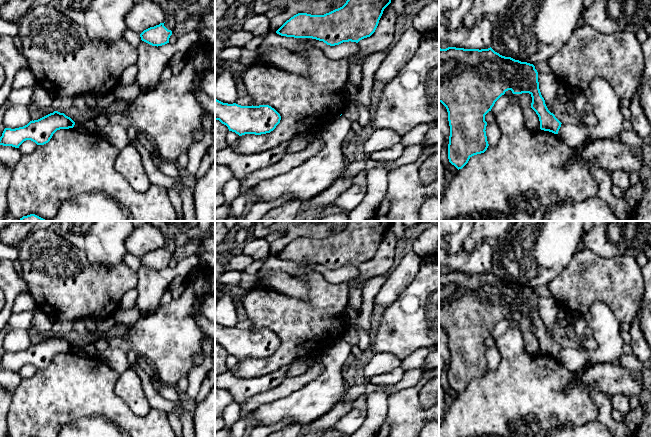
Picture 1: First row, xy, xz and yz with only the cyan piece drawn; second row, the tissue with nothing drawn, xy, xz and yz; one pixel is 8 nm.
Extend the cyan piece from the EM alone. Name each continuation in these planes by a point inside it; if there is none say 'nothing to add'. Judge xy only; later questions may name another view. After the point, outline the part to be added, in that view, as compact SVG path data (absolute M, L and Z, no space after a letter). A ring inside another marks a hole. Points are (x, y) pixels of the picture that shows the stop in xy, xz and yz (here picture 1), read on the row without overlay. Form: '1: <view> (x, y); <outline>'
1: xy (170, 229); M149 221L148 224L158 228L166 237L164 250L168 254L173 254L176 245L174 238L179 233L187 233L190 229L197 227L199 221Z

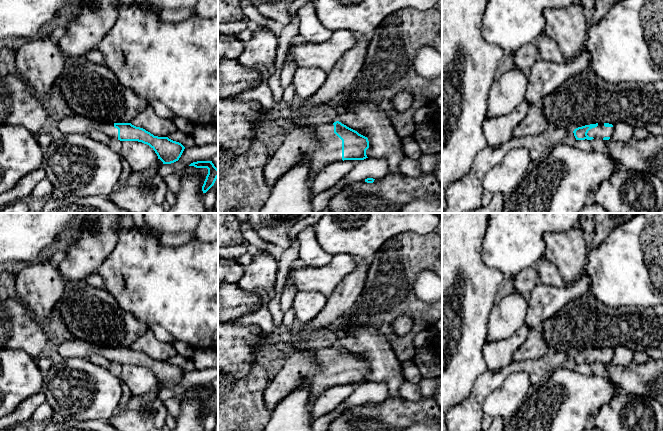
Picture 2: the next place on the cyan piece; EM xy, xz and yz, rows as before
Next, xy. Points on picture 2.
1: xy (74, 348); M70 339L61 343L56 354L62 358L85 358L88 359L92 354L99 354L112 363L118 363L118 353L113 347L98 346L81 339Z

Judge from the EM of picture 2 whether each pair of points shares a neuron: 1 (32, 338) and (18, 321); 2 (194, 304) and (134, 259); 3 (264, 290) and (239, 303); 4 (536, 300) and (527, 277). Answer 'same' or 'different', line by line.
1: same
2: same
3: different
4: different

